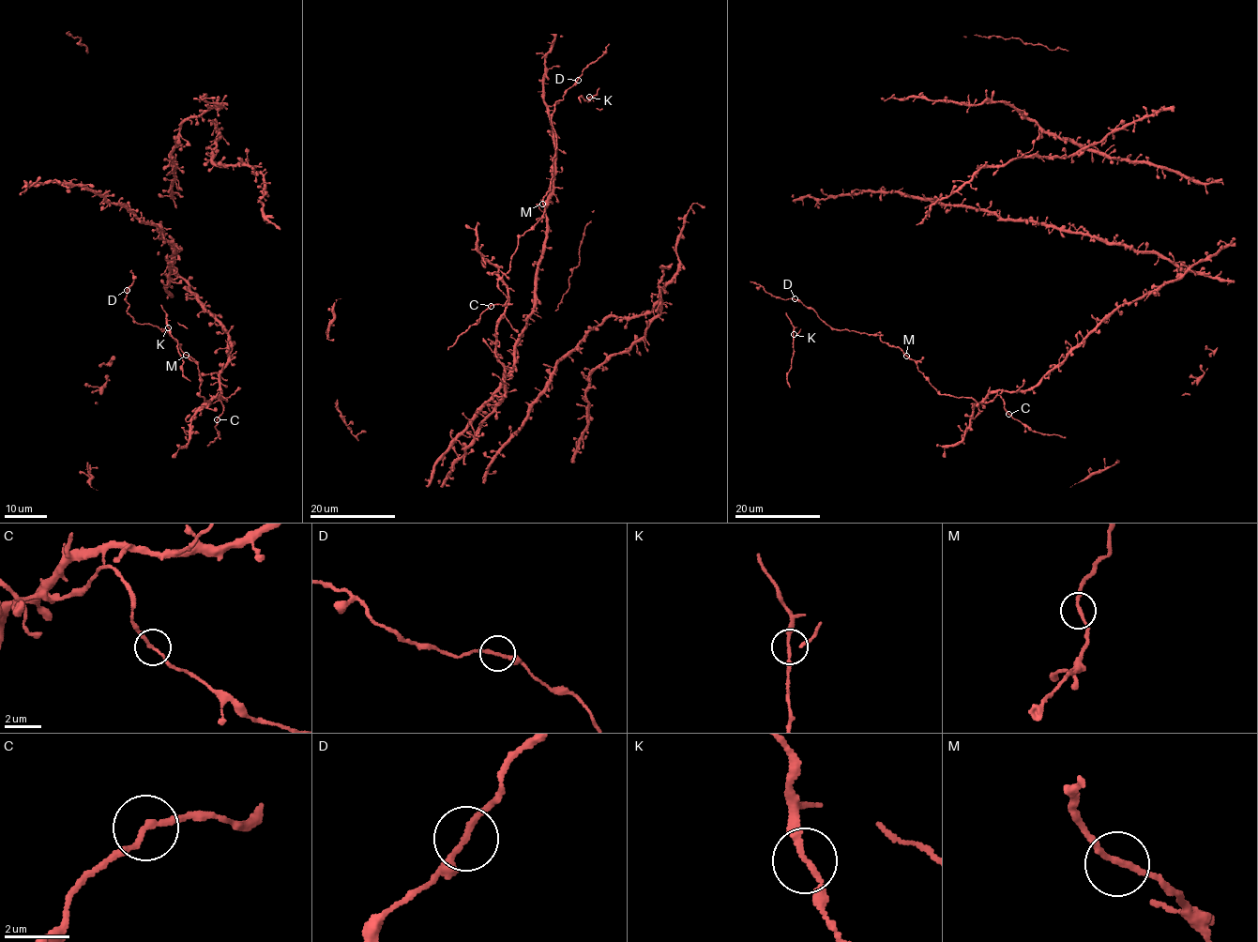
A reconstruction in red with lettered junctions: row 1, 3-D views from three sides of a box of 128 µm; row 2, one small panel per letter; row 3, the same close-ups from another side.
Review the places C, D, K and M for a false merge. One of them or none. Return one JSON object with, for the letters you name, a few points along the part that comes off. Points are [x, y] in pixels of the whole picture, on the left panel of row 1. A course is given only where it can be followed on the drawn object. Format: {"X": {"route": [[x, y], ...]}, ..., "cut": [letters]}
{"cut": []}

